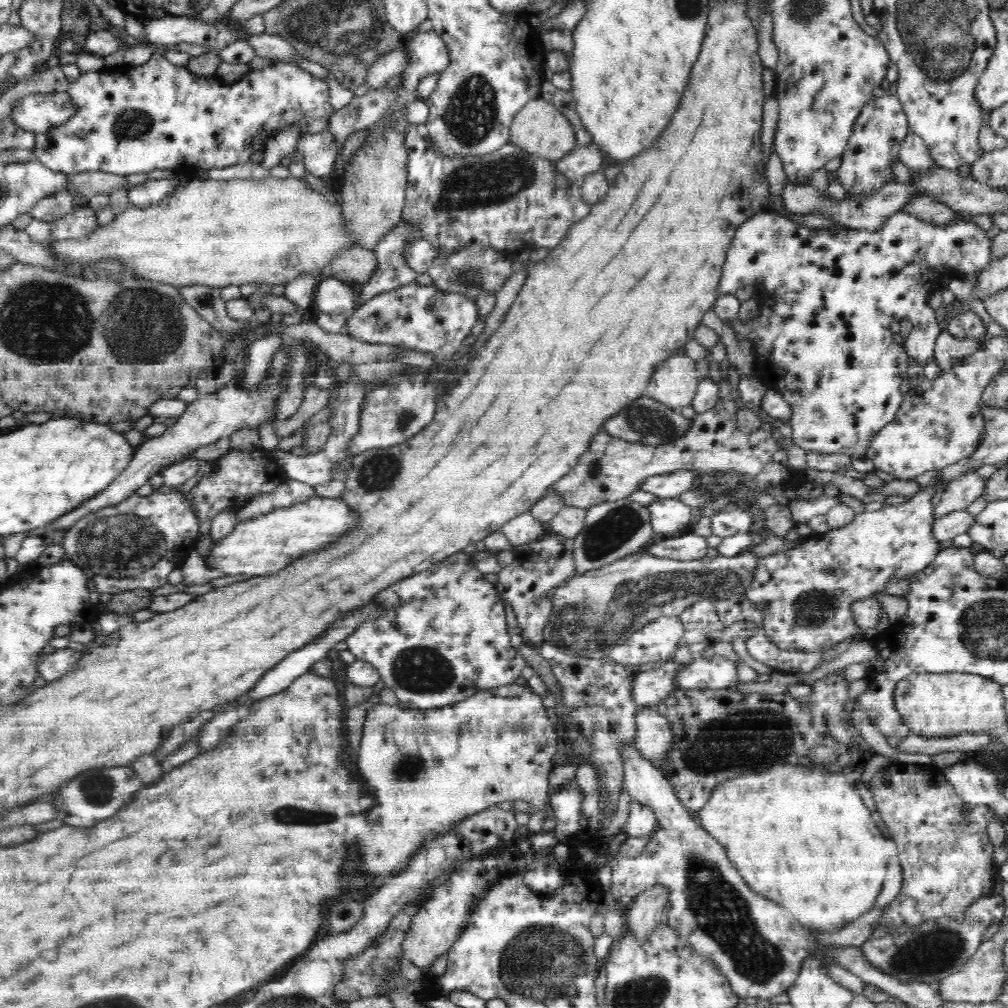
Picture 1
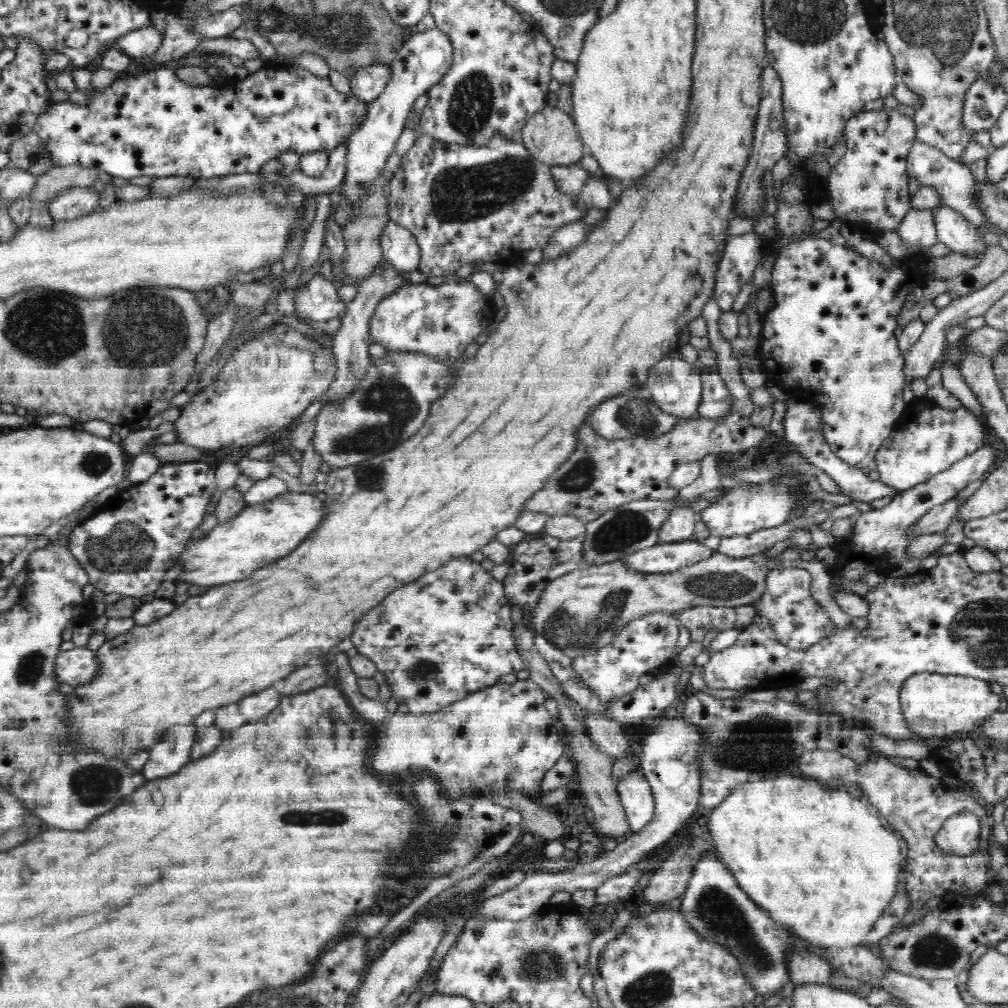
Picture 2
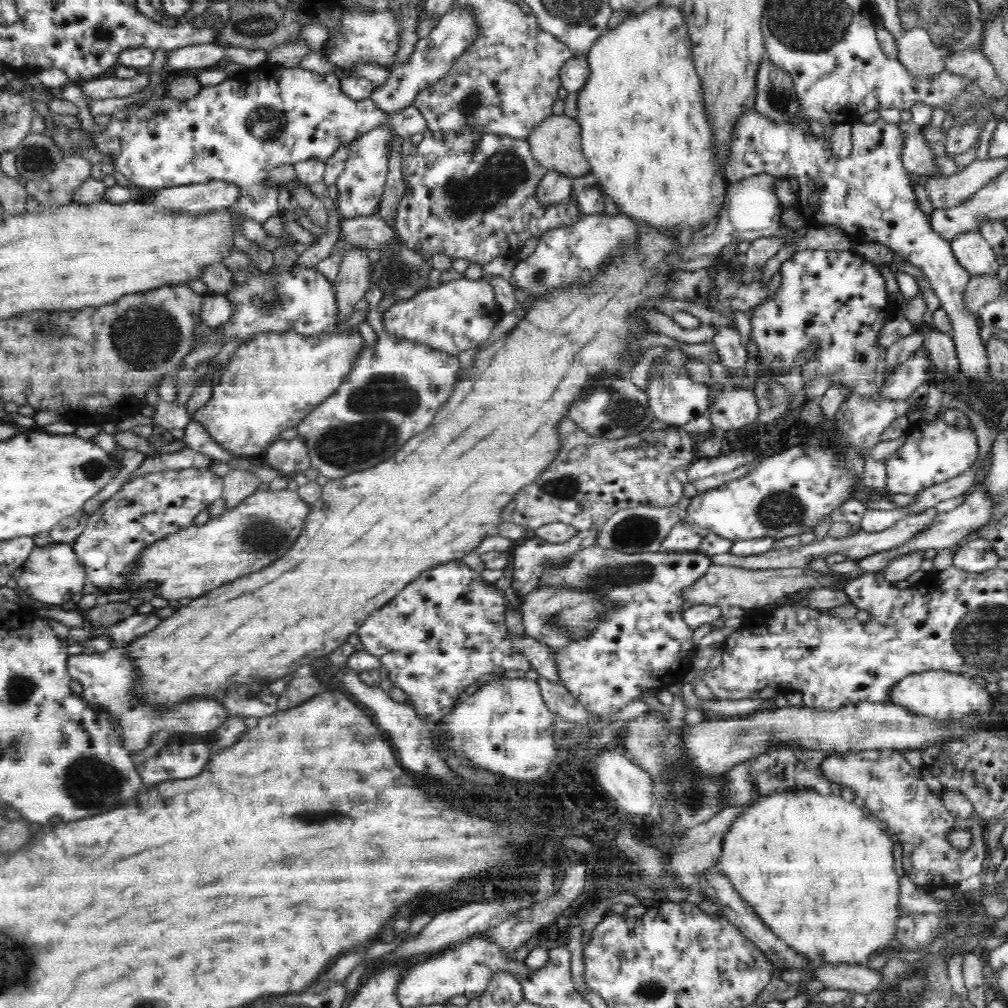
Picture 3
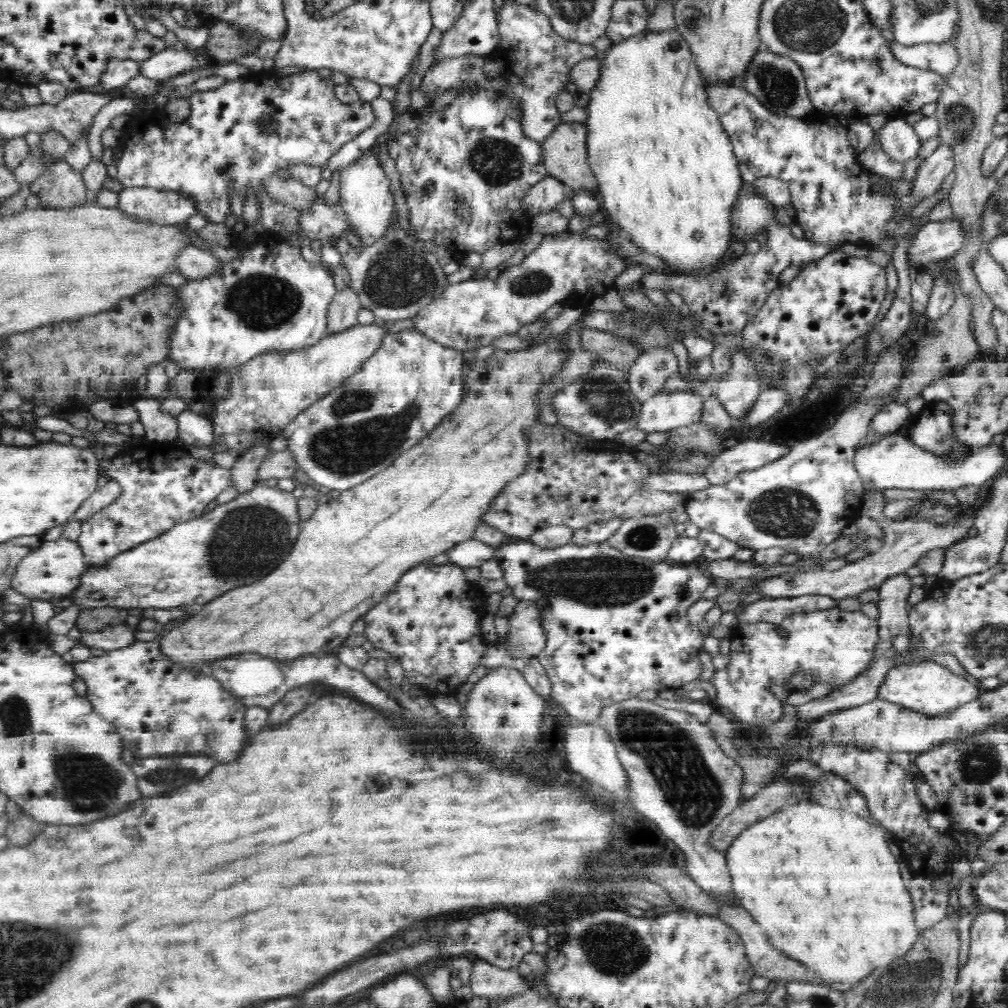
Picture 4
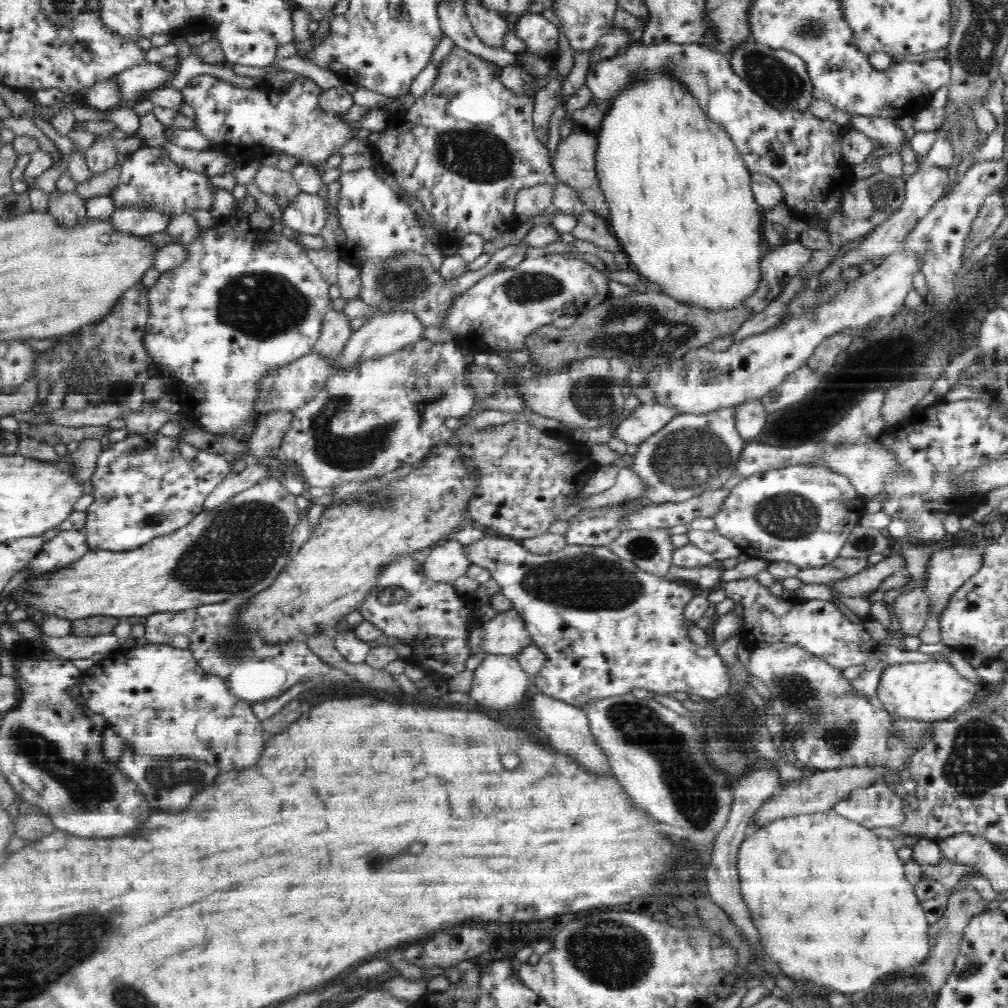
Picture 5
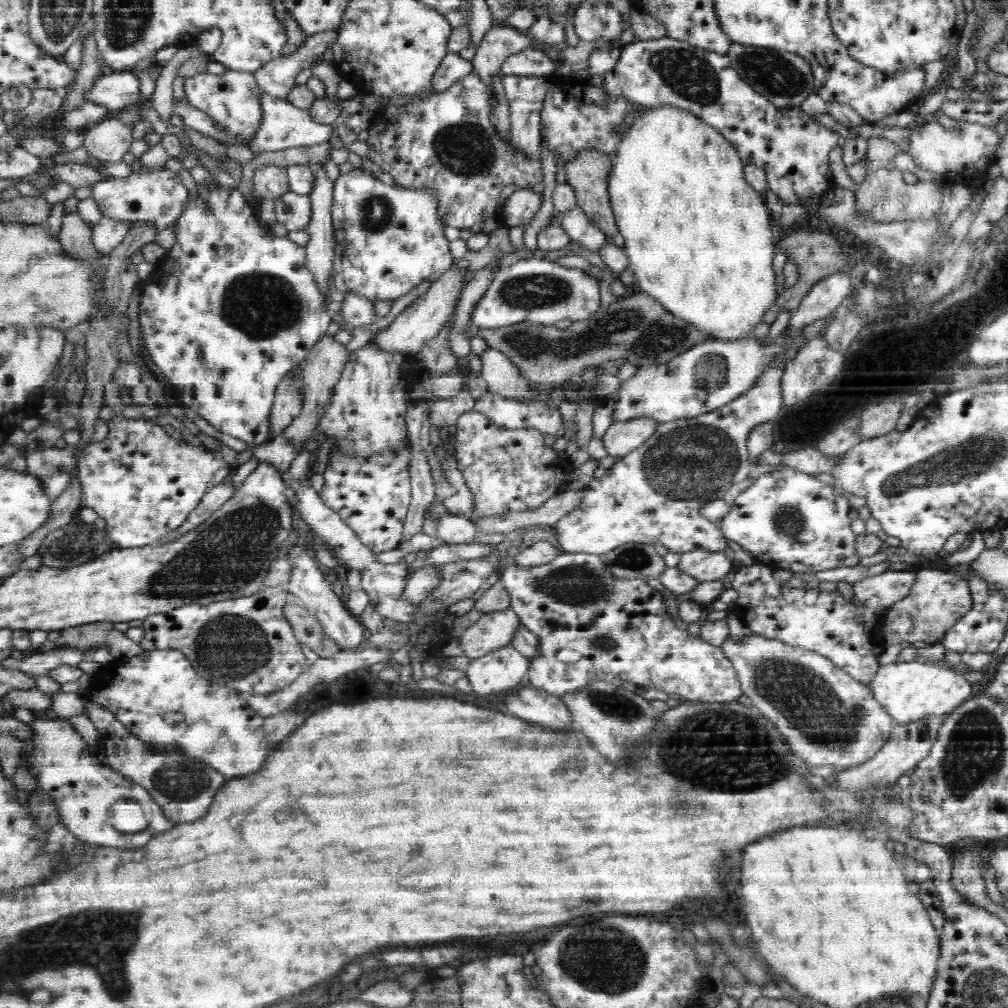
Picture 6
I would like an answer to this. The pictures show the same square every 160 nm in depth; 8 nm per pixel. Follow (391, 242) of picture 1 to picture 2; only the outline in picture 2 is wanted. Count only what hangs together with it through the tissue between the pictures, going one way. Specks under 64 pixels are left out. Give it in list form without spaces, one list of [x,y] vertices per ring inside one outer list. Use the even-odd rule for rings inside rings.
[[[383,260],[375,266],[371,277],[356,286],[357,293],[354,300],[346,306],[346,316],[341,319],[340,327],[332,336],[332,349],[337,360],[337,371],[335,372],[335,381],[324,395],[325,402],[336,402],[336,398],[344,398],[344,394],[352,394],[352,390],[356,390],[356,382],[360,382],[360,378],[364,378],[364,370],[368,368],[371,358],[368,354],[368,347],[373,343],[370,335],[372,317],[383,298],[396,292],[400,286],[404,286],[406,280],[400,276],[400,273],[401,271],[396,270],[392,263]]]

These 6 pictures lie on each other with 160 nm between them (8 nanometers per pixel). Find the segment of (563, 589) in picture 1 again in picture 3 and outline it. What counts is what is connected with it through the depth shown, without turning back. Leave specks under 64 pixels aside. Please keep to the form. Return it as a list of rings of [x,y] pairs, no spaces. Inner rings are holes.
[[[712,565],[706,576],[702,577],[693,589],[687,590],[685,598],[694,605],[711,604],[723,609],[737,605],[743,609],[754,609],[788,595],[795,595],[802,590],[838,588],[838,586],[844,586],[844,582],[848,584],[851,580],[852,577],[848,574],[838,574],[832,571],[817,574],[808,567],[748,571]],[[536,588],[520,598],[519,609],[522,614],[524,635],[554,650],[564,646],[564,643],[572,638],[584,638],[594,628],[596,624],[594,618],[602,610],[602,603],[594,599],[592,593]]]

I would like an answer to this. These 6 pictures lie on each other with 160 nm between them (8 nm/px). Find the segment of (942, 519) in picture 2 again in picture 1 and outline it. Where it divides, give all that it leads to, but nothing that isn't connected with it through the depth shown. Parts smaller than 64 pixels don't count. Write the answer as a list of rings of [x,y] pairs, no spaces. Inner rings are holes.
[[[977,471],[964,473],[946,486],[931,515],[937,519],[954,513],[955,510],[967,510],[983,494],[986,482],[987,479]]]

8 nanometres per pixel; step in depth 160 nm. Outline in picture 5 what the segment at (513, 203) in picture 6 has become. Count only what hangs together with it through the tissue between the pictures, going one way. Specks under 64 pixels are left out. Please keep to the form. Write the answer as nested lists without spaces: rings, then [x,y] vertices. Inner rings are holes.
[[[553,183],[540,184],[518,190],[515,195],[515,214],[518,222],[528,222],[538,215],[545,215],[552,208]]]

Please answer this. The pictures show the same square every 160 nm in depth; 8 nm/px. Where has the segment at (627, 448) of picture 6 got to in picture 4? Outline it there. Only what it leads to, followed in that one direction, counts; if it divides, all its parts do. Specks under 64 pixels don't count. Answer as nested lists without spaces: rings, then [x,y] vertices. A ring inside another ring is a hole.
[[[660,390],[652,398],[641,403],[640,412],[636,416],[636,430],[643,430],[646,434],[651,432],[665,432],[676,426],[684,426],[690,422],[701,420],[704,398],[696,393],[674,391],[665,393]]]

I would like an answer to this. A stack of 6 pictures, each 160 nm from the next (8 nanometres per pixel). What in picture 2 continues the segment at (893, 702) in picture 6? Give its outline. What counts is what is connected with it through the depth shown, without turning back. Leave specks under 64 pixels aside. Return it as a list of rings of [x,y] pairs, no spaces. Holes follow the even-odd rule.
[[[950,674],[913,675],[903,683],[898,698],[911,732],[928,741],[954,732],[973,731],[994,712],[1000,711],[1000,696],[992,692],[988,681]]]

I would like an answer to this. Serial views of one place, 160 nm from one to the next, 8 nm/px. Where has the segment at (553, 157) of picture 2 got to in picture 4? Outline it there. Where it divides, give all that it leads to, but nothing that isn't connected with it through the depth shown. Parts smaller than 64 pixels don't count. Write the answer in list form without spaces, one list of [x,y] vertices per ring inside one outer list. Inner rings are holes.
[[[562,123],[554,133],[541,143],[543,146],[543,164],[553,177],[566,188],[574,189],[575,192],[586,193],[596,197],[600,194],[599,183],[588,162],[588,129],[586,124]]]

